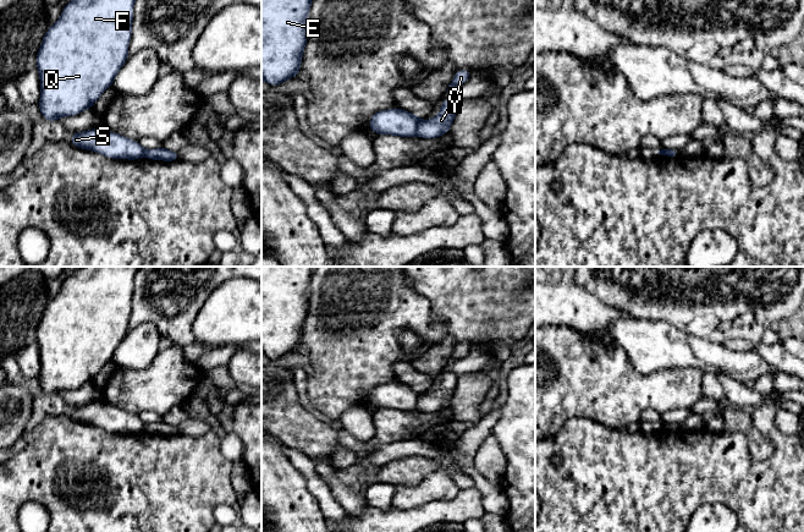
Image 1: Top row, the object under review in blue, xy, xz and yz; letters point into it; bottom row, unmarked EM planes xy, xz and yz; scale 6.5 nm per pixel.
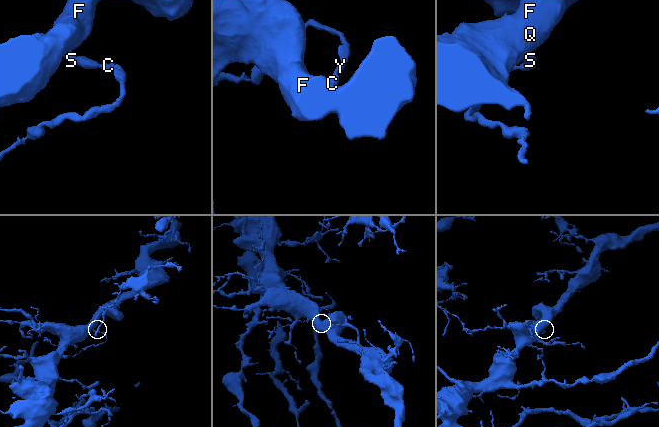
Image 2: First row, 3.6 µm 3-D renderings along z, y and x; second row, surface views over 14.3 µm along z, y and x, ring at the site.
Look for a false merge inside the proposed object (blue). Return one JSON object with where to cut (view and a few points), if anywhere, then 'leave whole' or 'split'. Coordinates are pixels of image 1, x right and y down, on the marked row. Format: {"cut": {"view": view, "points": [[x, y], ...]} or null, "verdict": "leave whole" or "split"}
{"cut": {"view": "xz", "points": [[419, 119], [416, 136]]}, "verdict": "split"}

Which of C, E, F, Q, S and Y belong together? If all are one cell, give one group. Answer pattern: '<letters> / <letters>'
C Y / E F Q S

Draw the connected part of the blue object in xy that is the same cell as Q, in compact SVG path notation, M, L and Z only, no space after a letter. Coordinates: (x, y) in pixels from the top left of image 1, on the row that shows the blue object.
M71 0L65 5L60 18L46 31L37 54L40 79L38 105L43 119L57 121L61 117L78 115L93 108L101 94L112 86L130 56L134 2L136 0Z

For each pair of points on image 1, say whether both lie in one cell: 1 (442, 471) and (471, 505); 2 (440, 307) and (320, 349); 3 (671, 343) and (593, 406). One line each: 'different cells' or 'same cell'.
1: different cells
2: different cells
3: different cells

